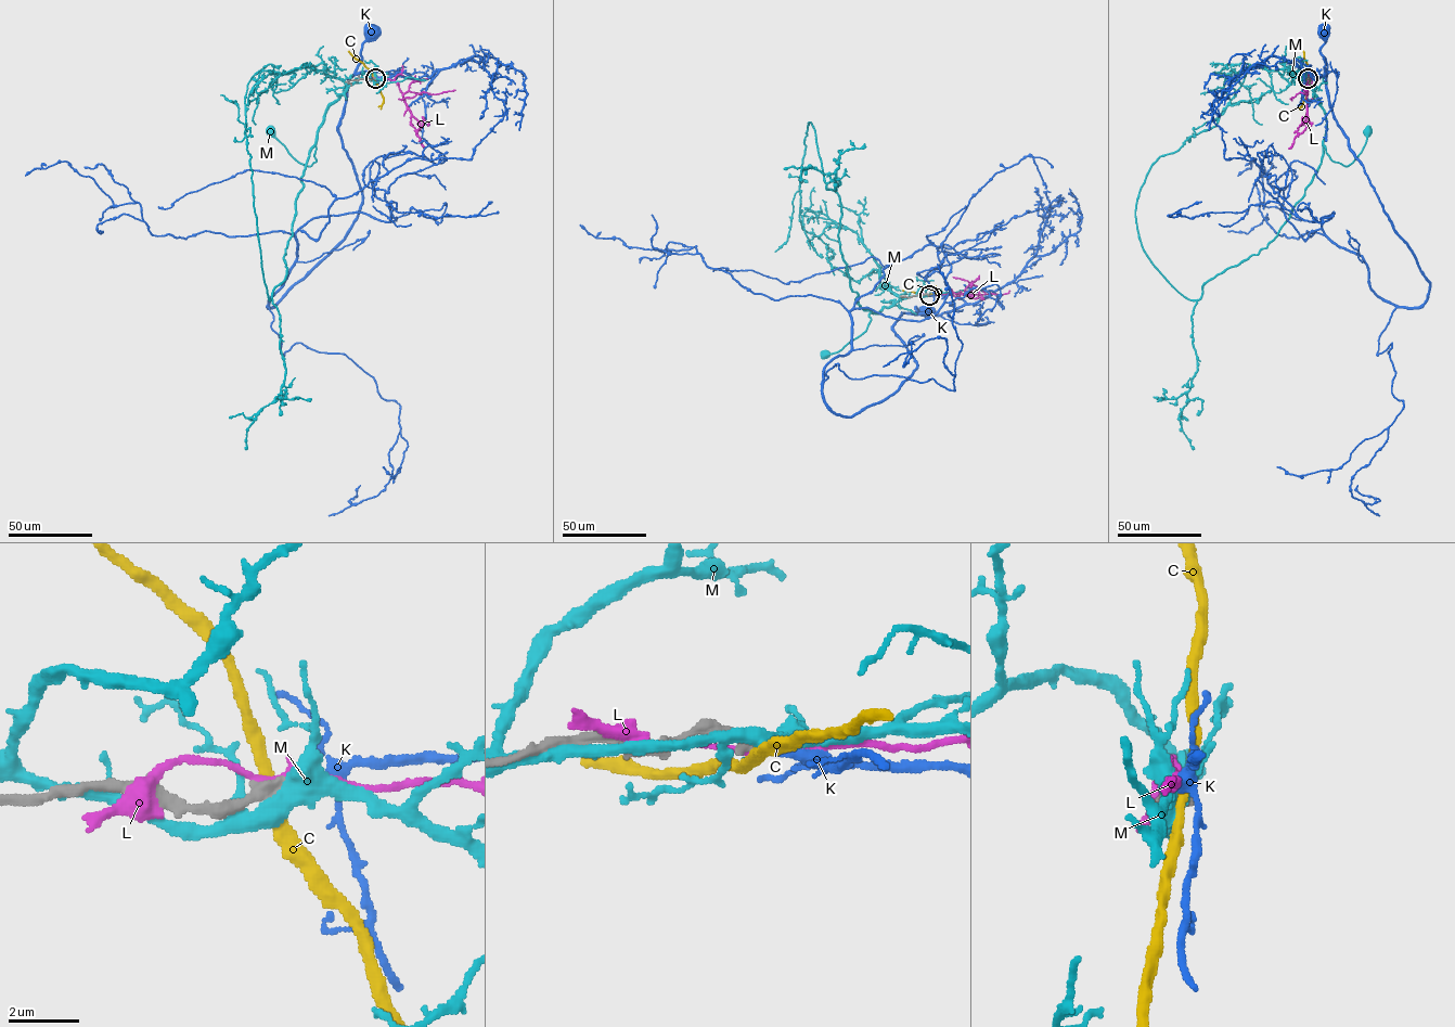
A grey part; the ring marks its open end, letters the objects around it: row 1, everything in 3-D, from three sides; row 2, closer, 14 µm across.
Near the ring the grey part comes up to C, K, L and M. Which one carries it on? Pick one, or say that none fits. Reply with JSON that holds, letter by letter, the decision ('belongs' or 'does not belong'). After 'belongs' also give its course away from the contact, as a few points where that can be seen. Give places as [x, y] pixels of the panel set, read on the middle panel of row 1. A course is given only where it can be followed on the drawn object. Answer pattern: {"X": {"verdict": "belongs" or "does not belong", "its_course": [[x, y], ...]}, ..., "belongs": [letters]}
{"C": {"verdict": "does not belong"}, "K": {"verdict": "belongs", "its_course": [[929, 295], [952, 295], [965, 303], [939, 315], [910, 312], [916, 311], [915, 307], [919, 312], [925, 309]]}, "L": {"verdict": "does not belong"}, "M": {"verdict": "does not belong"}, "belongs": ["K"]}

